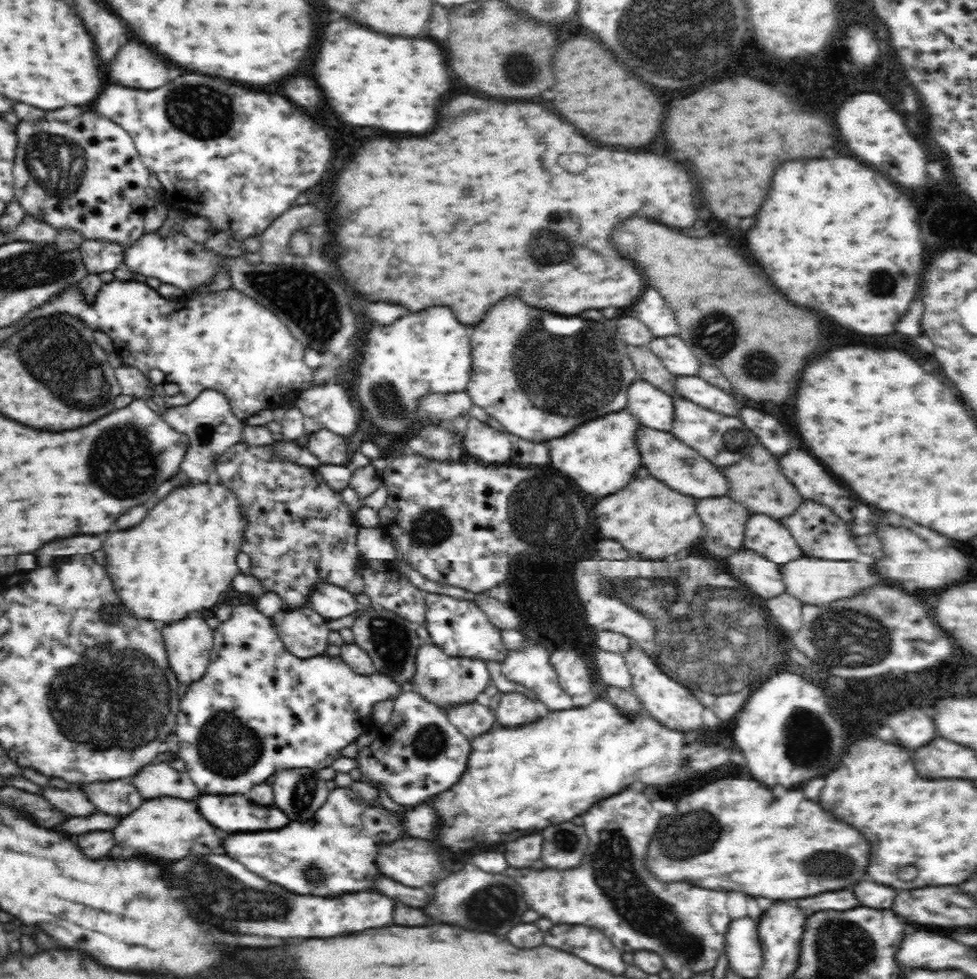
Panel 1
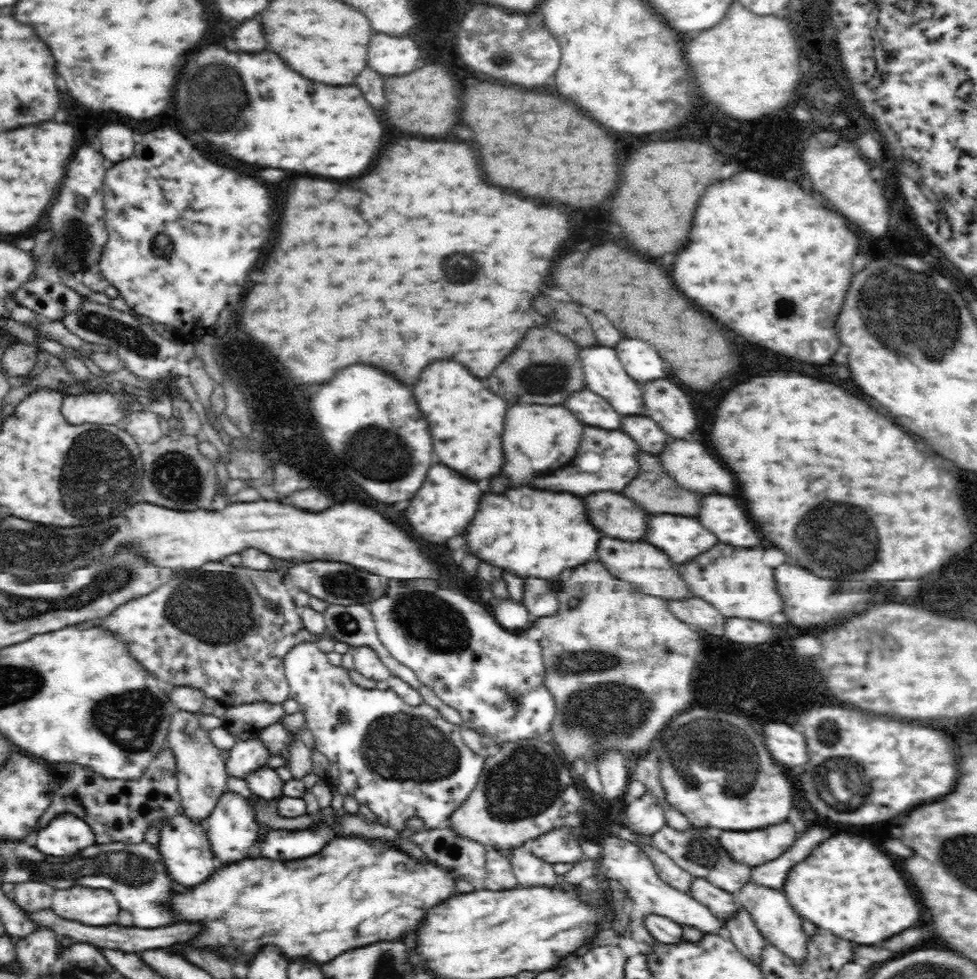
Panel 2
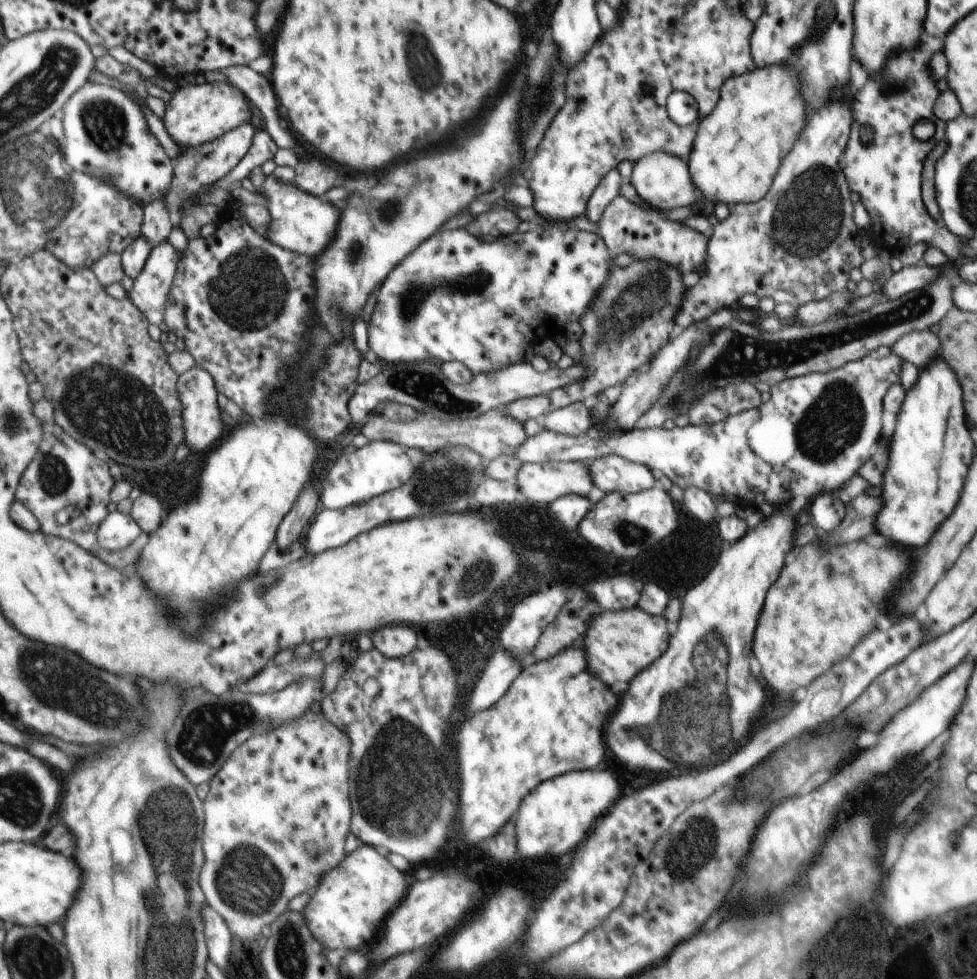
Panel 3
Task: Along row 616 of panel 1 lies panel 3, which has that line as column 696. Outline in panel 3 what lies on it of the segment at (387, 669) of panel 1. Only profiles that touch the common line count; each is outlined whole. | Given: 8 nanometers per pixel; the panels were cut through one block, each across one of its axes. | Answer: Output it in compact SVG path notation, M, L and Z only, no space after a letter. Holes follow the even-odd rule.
M958 262L947 263L939 267L939 276L924 288L912 291L908 296L873 304L869 310L861 310L851 316L840 316L820 324L787 324L775 332L758 330L750 322L743 322L735 315L729 324L717 329L711 344L697 354L693 366L681 366L661 396L647 408L638 419L636 428L660 428L665 420L673 420L683 415L689 406L709 390L723 388L727 384L764 382L771 387L781 380L804 376L815 372L828 372L843 364L868 356L871 350L879 346L891 349L903 336L913 330L926 330L938 324L954 307L954 283L958 277Z

